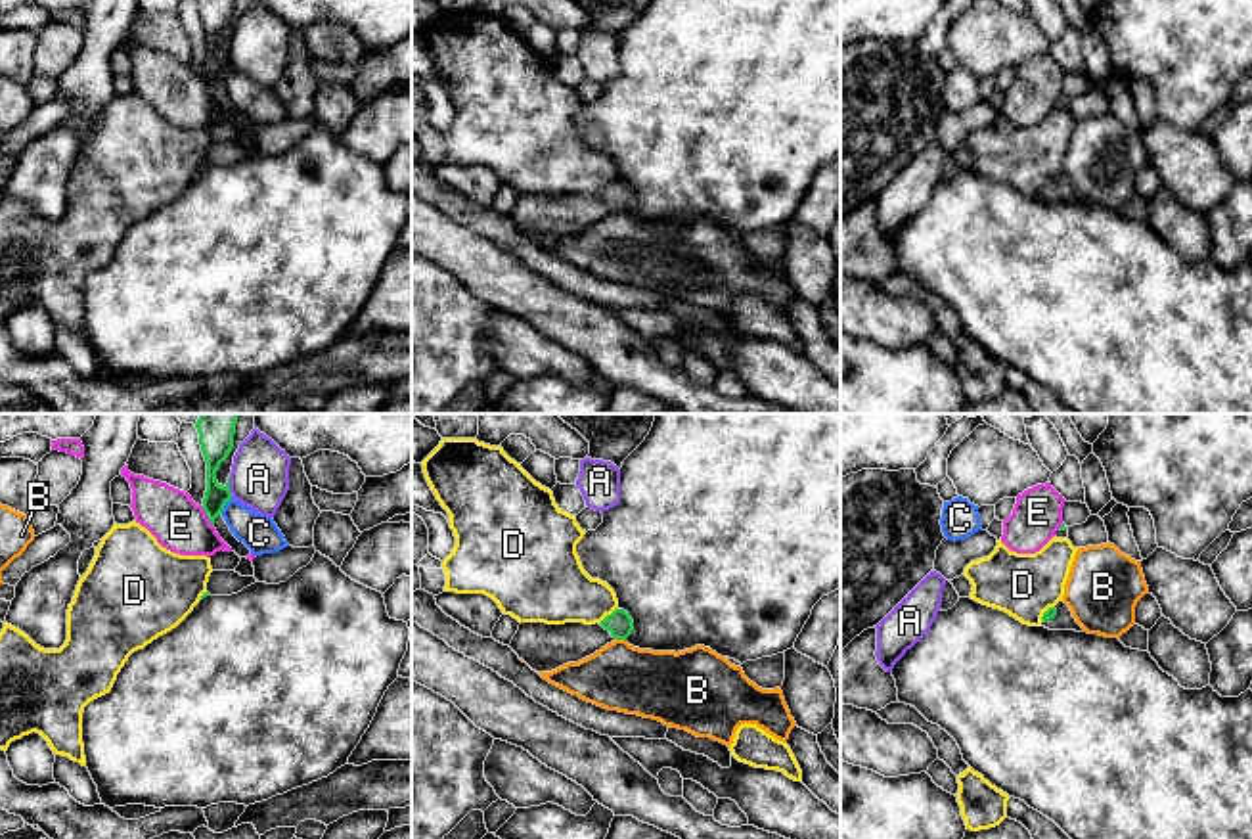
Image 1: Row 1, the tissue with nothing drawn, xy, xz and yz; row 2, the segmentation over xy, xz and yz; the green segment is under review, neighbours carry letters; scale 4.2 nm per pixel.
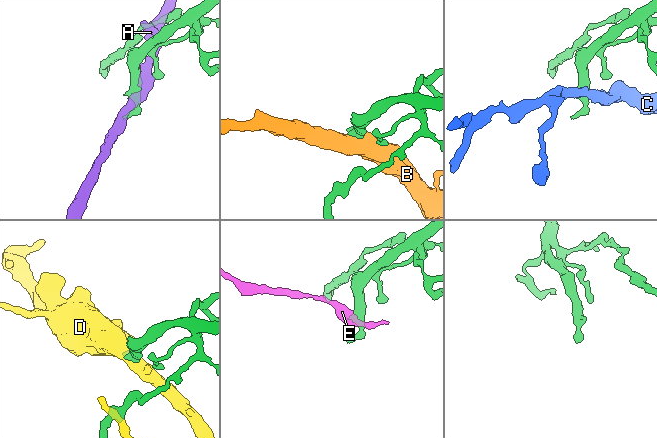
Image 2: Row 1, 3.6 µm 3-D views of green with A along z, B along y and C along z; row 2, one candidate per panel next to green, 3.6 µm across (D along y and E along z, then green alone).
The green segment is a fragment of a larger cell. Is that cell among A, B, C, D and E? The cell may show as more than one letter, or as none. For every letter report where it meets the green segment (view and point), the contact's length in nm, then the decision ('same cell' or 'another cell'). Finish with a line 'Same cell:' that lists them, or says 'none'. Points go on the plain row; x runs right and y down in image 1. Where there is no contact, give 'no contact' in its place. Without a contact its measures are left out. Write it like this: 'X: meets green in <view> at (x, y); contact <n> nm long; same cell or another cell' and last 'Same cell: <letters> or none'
A: meets green in xy at (228, 58); contact 90 nm long; another cell
B: meets green in xz at (621, 209); contact 40 nm long; another cell
C: meets green in xy at (224, 75); contact 90 nm long; another cell
D: meets green in xz at (607, 186); contact 100 nm long; another cell
E: meets green in xy at (207, 87); contact 110 nm long; another cell
Same cell: none

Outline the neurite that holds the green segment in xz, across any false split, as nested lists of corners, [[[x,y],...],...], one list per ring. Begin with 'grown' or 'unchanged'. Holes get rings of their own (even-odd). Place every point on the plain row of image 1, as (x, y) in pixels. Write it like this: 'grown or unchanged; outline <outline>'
grown; outline [[[615,180],[601,193],[521,193],[509,218],[536,243],[551,243],[567,234],[578,234],[615,211],[626,211],[634,201],[628,182]]]

